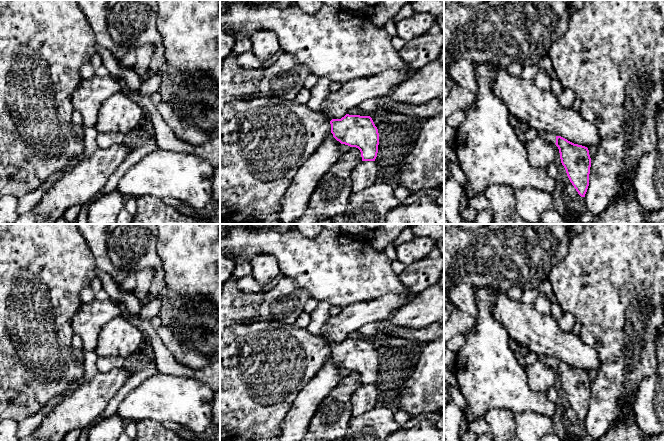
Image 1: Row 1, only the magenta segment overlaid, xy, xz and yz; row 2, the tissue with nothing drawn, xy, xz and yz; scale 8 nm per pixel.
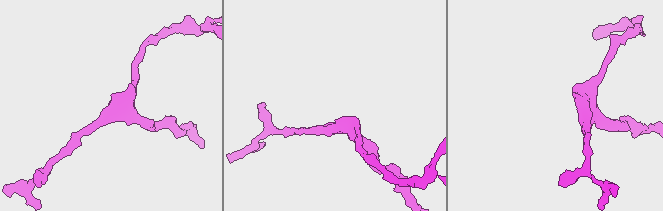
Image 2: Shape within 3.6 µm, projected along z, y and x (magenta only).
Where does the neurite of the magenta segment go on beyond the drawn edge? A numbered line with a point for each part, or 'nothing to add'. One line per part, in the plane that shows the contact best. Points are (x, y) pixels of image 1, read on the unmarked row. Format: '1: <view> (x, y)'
1: yz (550, 361)

